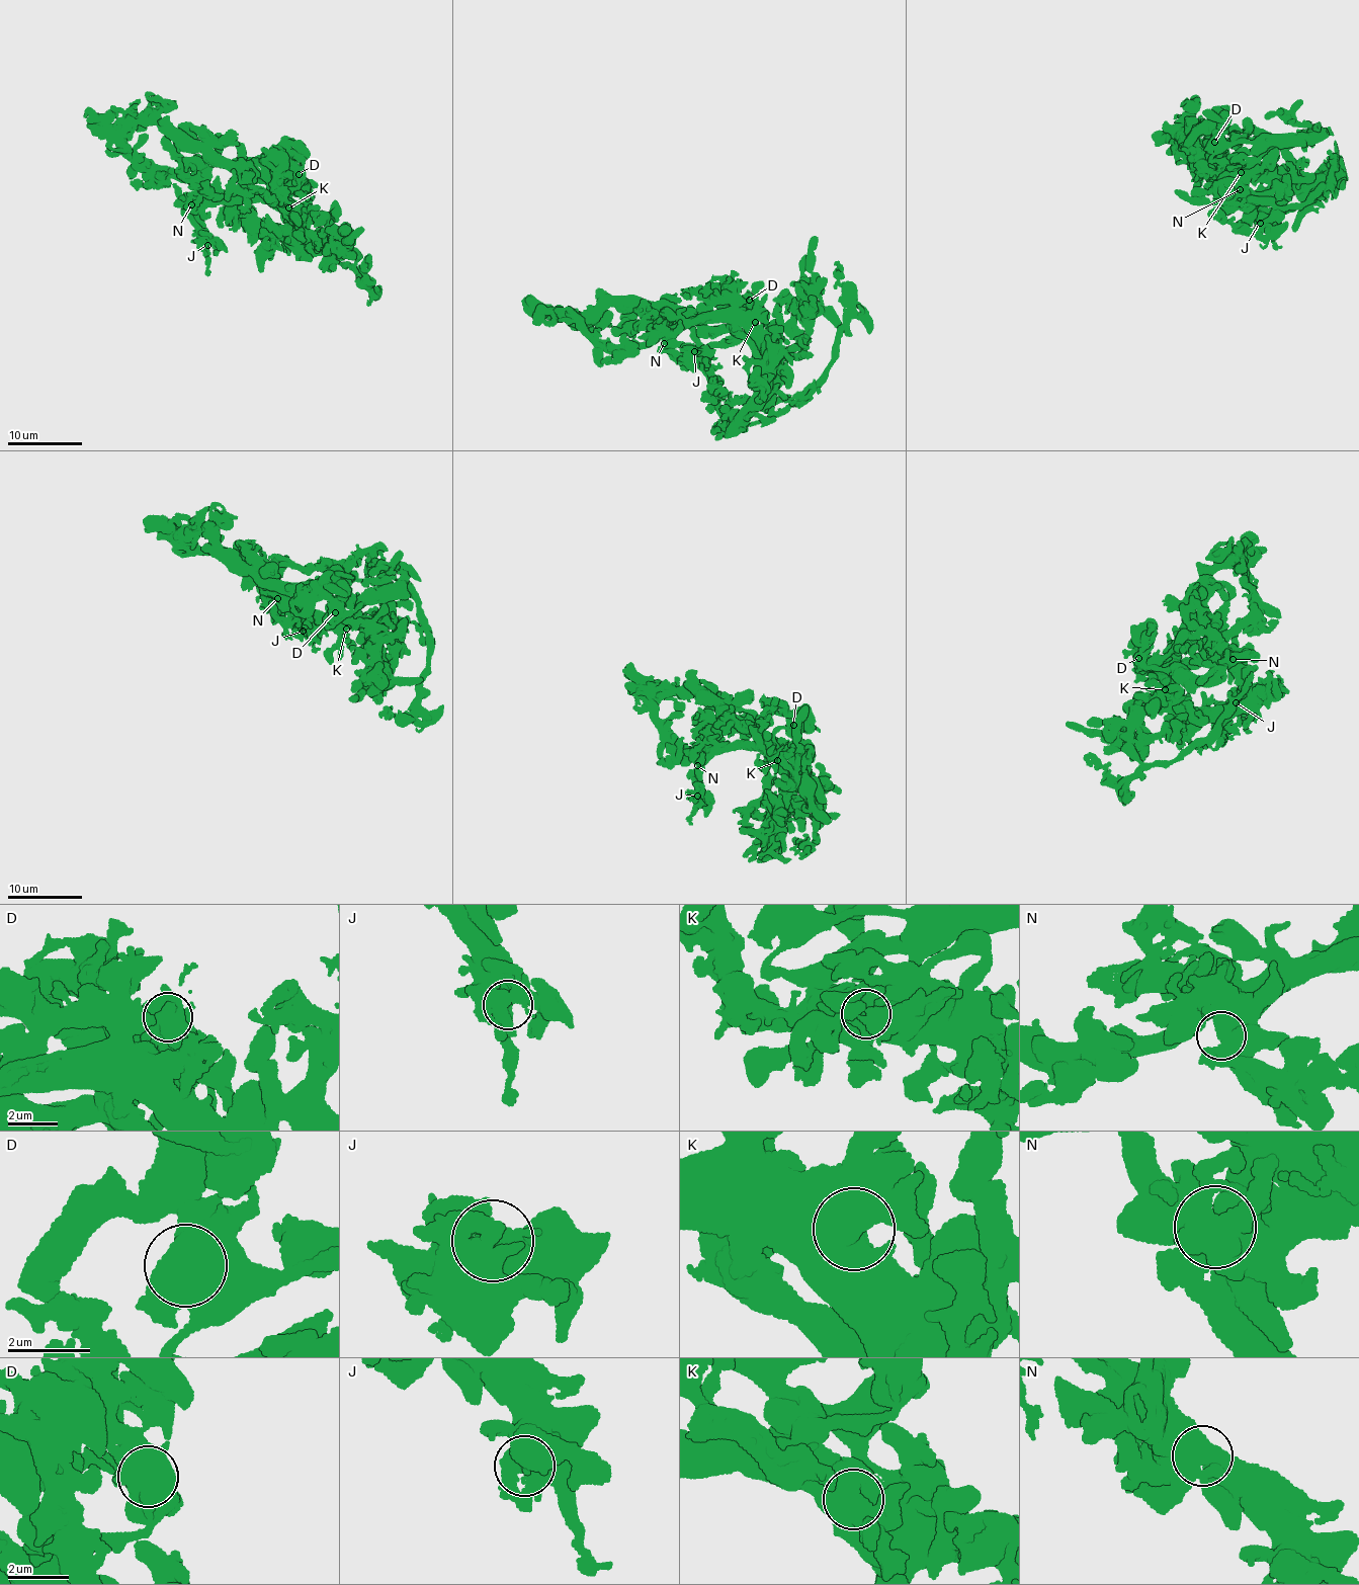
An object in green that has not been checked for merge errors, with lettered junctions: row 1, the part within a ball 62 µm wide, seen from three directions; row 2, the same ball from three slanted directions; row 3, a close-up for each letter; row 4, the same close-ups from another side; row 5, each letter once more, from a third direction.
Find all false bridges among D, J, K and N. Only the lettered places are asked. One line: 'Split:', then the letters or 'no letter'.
Split: D

